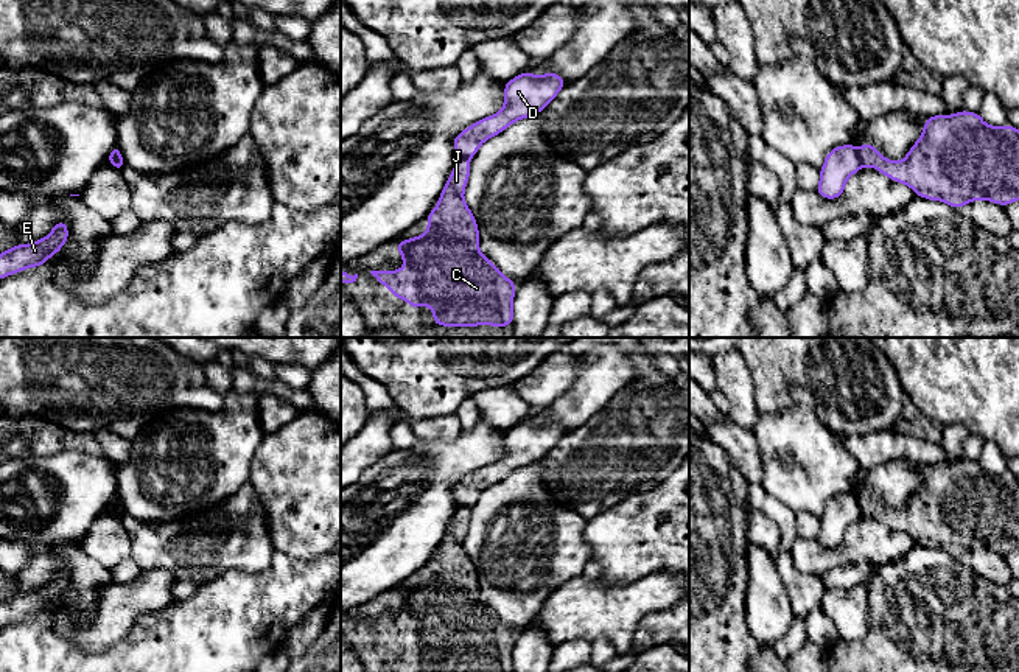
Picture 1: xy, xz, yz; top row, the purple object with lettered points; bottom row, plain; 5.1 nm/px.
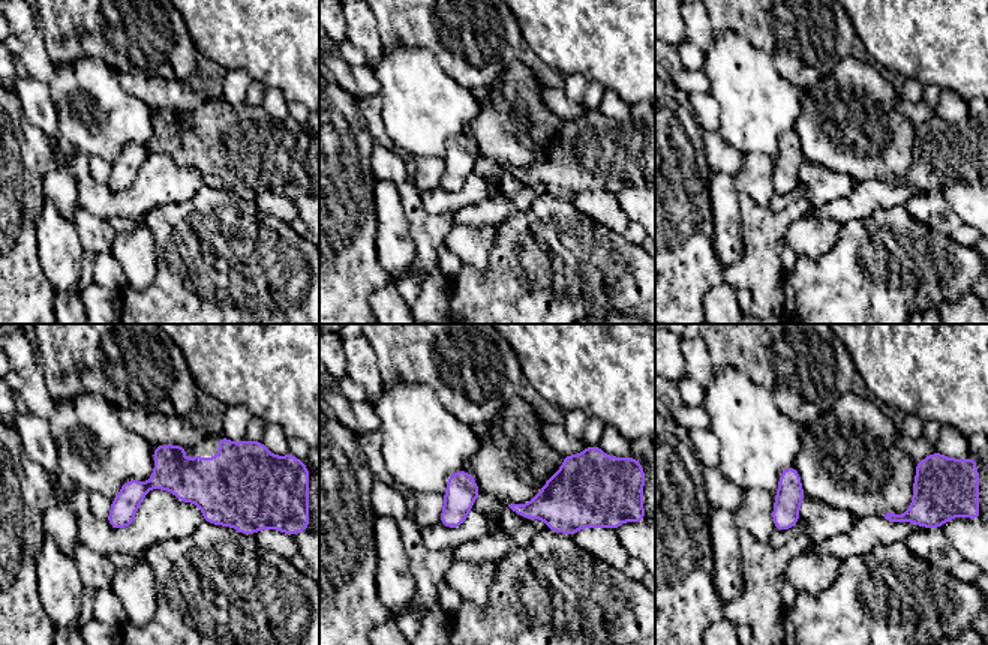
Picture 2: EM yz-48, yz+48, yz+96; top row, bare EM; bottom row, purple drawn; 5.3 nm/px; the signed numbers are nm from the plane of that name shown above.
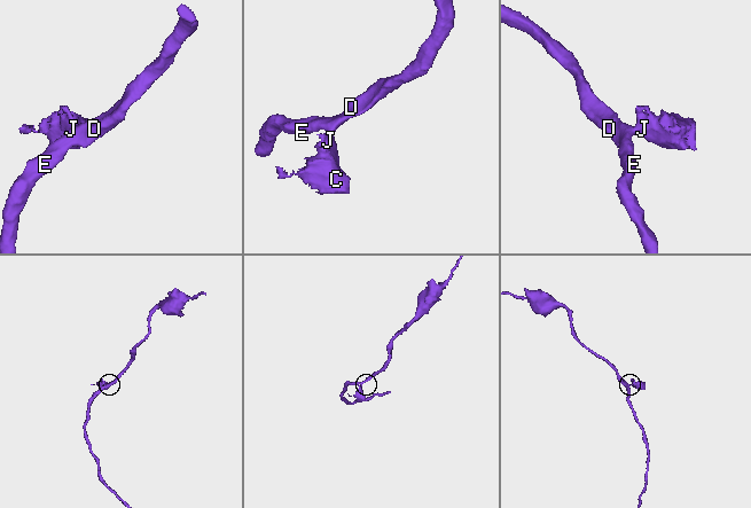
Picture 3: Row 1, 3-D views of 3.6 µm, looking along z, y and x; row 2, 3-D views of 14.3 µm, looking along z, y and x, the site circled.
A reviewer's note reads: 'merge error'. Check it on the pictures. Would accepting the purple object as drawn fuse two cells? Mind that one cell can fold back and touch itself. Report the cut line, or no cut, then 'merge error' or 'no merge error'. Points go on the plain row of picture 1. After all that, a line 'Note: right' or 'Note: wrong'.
cut yz (857, 496), (859, 507), (864, 512); merge error
Note: right

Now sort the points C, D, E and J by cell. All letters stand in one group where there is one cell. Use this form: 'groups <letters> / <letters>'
groups C J / D E

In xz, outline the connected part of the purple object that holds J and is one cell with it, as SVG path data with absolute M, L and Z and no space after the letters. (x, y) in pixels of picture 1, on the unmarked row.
M457 507L448 529L439 544L437 554L428 562L428 579L411 588L401 588L395 593L403 605L403 614L398 619L370 619L378 633L386 633L394 647L403 647L417 658L420 653L431 655L432 672L512 672L513 644L517 632L507 627L495 611L479 599L479 579L471 558L464 549L464 540L470 526L470 509Z

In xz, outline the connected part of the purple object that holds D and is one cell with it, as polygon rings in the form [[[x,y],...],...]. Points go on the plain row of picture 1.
[[[524,420],[507,429],[504,432],[502,457],[474,470],[453,487],[457,507],[470,509],[485,488],[501,482],[521,467],[538,464],[565,432],[566,429],[555,420],[541,425]]]

